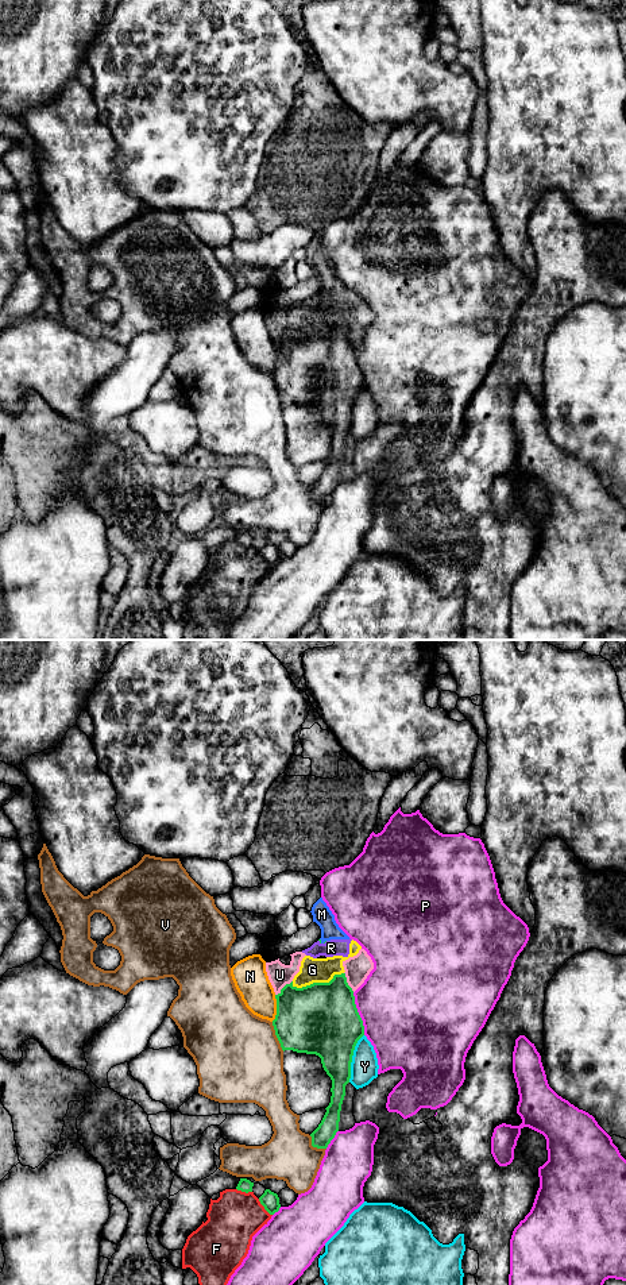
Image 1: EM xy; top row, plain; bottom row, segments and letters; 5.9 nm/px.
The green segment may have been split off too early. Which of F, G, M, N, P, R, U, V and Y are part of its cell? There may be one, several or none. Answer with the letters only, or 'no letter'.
no letter

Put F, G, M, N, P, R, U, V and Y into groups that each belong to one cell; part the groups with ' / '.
F / G M R U / N / P / V / Y

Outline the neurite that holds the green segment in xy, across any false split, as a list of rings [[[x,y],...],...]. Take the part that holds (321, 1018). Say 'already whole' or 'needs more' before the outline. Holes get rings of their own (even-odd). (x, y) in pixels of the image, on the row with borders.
already whole; [[[341,973],[329,983],[313,983],[302,988],[294,987],[291,981],[275,999],[273,1026],[282,1050],[318,1056],[332,1080],[331,1103],[321,1123],[310,1134],[313,1147],[326,1149],[339,1131],[353,1050],[364,1035],[353,991],[345,973]]]

